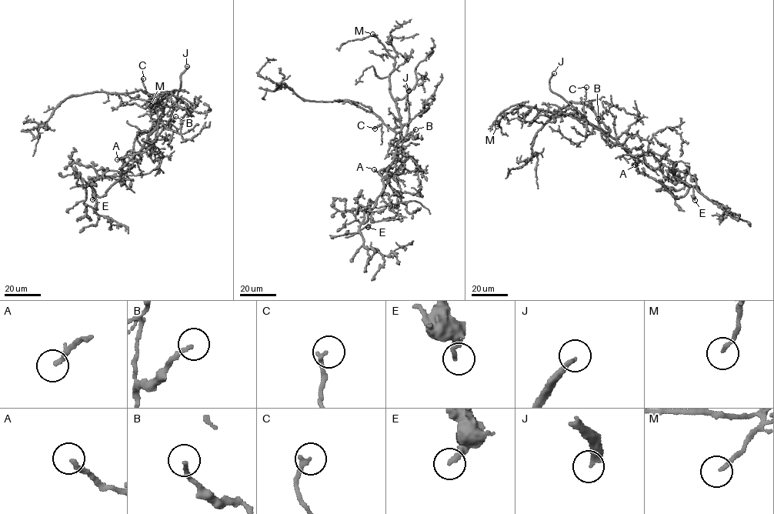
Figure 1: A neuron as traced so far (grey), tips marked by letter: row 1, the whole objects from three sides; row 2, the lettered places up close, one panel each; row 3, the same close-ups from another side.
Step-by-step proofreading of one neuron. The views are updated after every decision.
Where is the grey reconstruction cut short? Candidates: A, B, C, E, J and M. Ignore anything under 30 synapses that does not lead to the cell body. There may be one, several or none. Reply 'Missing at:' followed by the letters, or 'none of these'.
Missing at: A, B, J

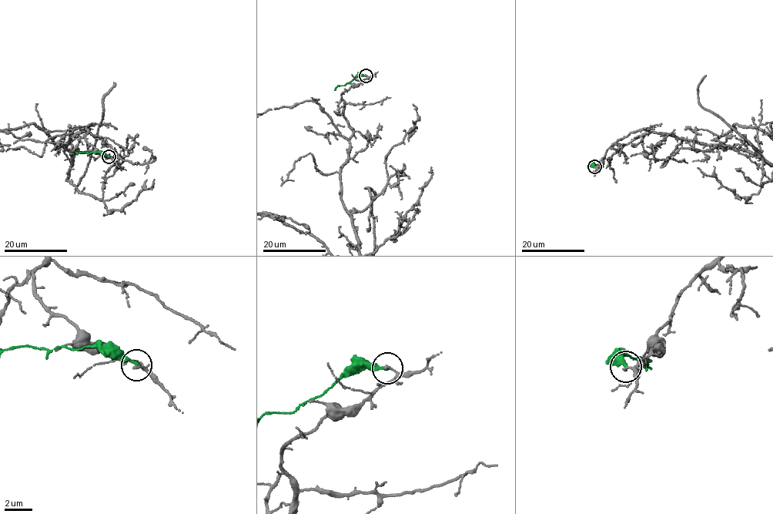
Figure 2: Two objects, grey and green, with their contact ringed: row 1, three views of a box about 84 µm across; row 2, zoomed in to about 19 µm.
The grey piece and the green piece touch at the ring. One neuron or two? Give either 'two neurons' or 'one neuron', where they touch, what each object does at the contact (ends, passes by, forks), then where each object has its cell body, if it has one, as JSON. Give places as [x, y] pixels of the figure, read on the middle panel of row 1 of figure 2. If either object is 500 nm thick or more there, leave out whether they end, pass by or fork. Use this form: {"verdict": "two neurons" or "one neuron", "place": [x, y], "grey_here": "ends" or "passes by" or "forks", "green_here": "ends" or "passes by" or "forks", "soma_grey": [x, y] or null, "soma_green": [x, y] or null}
{"verdict": "two neurons", "place": [366, 75], "grey_here": "passes by", "green_here": "ends", "soma_grey": null, "soma_green": null}

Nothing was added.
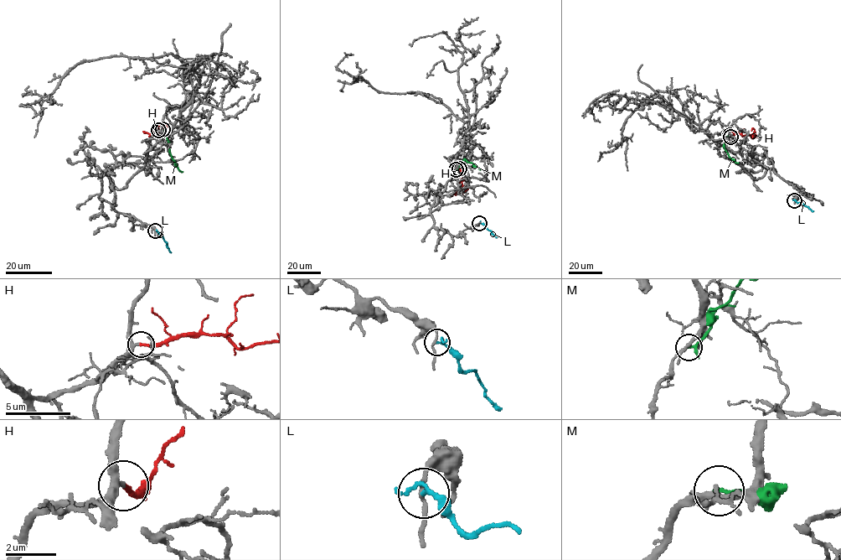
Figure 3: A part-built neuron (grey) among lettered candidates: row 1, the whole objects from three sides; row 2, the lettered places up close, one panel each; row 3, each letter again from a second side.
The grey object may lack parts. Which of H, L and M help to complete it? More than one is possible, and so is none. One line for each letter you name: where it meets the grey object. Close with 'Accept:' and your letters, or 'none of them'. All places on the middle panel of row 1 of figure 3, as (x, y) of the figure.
H: (459, 168)
Accept: H

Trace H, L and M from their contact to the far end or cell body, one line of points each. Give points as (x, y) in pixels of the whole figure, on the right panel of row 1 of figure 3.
H: (730, 135), (749, 135), (753, 138), (755, 135)
L: (794, 200), (813, 211)
M: (730, 137), (726, 137), (724, 147), (728, 155), (738, 163)

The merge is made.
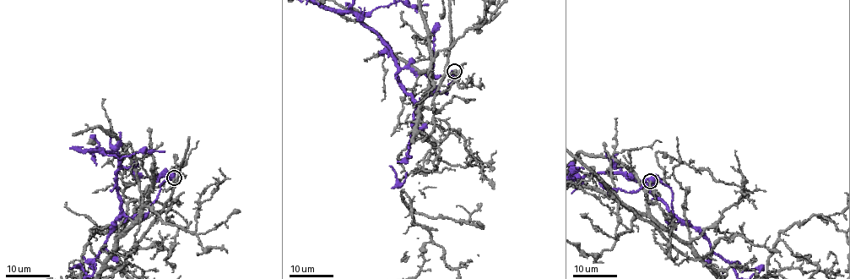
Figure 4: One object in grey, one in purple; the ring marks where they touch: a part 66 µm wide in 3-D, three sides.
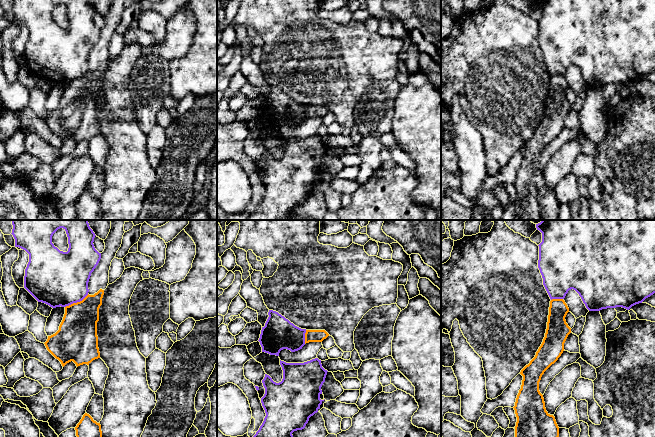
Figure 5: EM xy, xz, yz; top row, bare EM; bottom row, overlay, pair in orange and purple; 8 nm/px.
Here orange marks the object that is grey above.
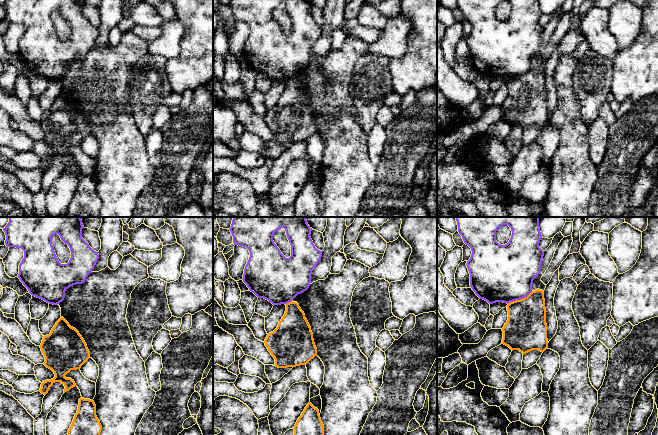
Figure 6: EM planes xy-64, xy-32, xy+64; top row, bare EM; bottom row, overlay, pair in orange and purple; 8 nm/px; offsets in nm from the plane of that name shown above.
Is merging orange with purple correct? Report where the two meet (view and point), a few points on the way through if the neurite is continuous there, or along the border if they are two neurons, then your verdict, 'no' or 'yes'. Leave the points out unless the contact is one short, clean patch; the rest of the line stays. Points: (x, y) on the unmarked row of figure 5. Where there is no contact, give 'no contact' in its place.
meets orange in xy at (77, 78); border along xy (88, 70), (81, 76), (65, 83); no

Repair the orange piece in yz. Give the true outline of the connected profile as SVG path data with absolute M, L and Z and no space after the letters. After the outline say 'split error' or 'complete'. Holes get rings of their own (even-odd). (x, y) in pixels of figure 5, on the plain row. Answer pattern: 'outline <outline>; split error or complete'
outline M563 75L550 77L547 105L543 118L535 133L520 148L523 156L513 183L517 193L514 220L558 220L559 203L555 193L546 187L543 171L539 167L539 158L544 148L558 136L564 127L564 119L571 109L571 104L565 96L568 88L569 84Z; complete

